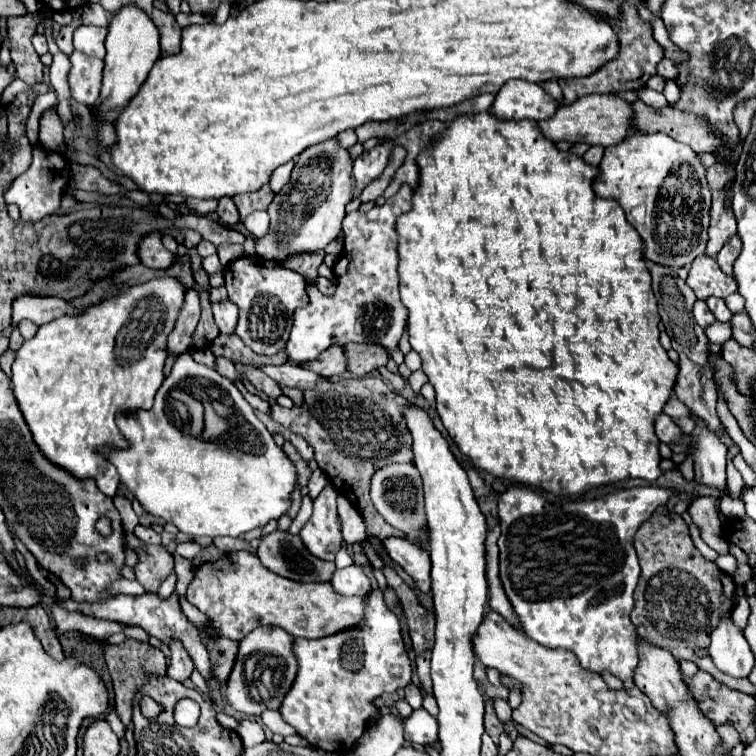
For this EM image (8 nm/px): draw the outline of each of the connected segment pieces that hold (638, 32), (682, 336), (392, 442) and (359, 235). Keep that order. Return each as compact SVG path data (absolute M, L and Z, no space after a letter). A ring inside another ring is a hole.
M624 1L620 5L620 9L624 13L624 17L620 21L612 21L608 15L600 13L600 17L610 21L612 29L618 35L618 43L620 43L618 57L612 59L612 63L606 63L604 67L600 67L598 71L594 71L592 75L584 77L584 79L560 79L558 83L562 87L562 101L564 103L572 103L572 101L576 101L576 97L588 95L588 93L610 93L610 91L624 91L624 89L636 91L636 89L644 87L646 81L656 73L656 65L664 57L664 49L658 45L658 41L652 35L652 23L640 19L636 5L630 5ZM568 87L578 89L578 91L566 91Z
M646 261L646 267L652 275L652 289L654 295L658 299L658 307L660 307L660 317L662 323L666 327L666 333L672 339L672 347L678 351L680 355L680 373L676 379L676 387L674 393L678 395L678 399L682 403L686 403L696 417L704 419L704 423L708 425L708 429L718 435L718 439L730 449L736 443L732 441L732 437L728 435L726 427L722 425L718 413L716 413L716 405L718 405L718 393L716 393L716 385L712 381L712 371L708 367L708 359L706 359L706 351L708 351L708 337L704 333L704 329L692 319L692 307L696 303L696 295L694 291L688 287L688 283L684 279L680 279L676 275L674 269L666 267L666 265L656 265Z
M366 375L360 379L322 381L318 383L318 389L304 391L304 401L308 401L308 421L302 417L300 407L284 409L280 405L272 405L270 417L308 441L316 453L318 467L326 473L330 483L340 489L338 493L366 517L366 529L370 535L378 537L380 541L390 535L404 537L404 533L398 533L380 517L370 501L368 491L370 475L376 471L376 467L380 469L388 465L388 461L412 463L414 455L410 433L400 411L400 407L406 405L406 399L400 393L388 389L380 377Z
M404 183L400 191L386 199L384 205L376 205L368 213L350 211L344 217L344 257L334 265L336 293L326 297L314 283L306 283L310 305L294 311L294 325L290 339L284 347L288 361L294 365L306 365L328 349L330 345L346 343L380 343L390 353L398 345L408 309L398 295L398 235L396 219L412 209L412 189Z

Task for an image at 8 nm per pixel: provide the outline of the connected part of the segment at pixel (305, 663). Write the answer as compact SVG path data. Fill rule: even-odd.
M372 589L364 597L364 619L358 627L320 639L294 637L292 649L298 661L298 673L280 713L300 737L324 751L348 753L360 739L368 721L376 715L372 701L382 693L394 693L406 687L412 677L410 659L406 657L400 635L400 621L384 603L380 589Z

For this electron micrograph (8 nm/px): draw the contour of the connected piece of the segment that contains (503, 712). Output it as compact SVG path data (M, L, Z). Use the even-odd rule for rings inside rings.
M496 699L493 702L493 706L497 717L500 717L500 721L510 721L512 719L512 709L510 708L507 700Z

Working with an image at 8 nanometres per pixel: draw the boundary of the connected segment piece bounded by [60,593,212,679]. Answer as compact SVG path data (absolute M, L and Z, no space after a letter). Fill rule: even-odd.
M144 593L140 597L132 597L132 595L118 595L118 597L112 597L108 599L106 603L94 603L94 605L88 605L88 603L74 603L72 599L64 599L60 603L62 609L68 609L68 611L80 611L84 615L92 615L92 617L98 617L98 619L110 619L110 621L120 621L120 623L126 623L126 625L140 625L144 627L152 637L158 637L164 641L164 645L168 645L172 639L180 639L184 643L184 647L188 649L196 669L204 675L204 679L210 679L212 673L210 673L210 659L208 659L208 651L206 647L202 645L200 641L200 631L196 625L192 625L184 613L180 611L180 605L178 605L178 595L174 593L170 599L162 601L158 599L158 595L152 595L152 593Z

